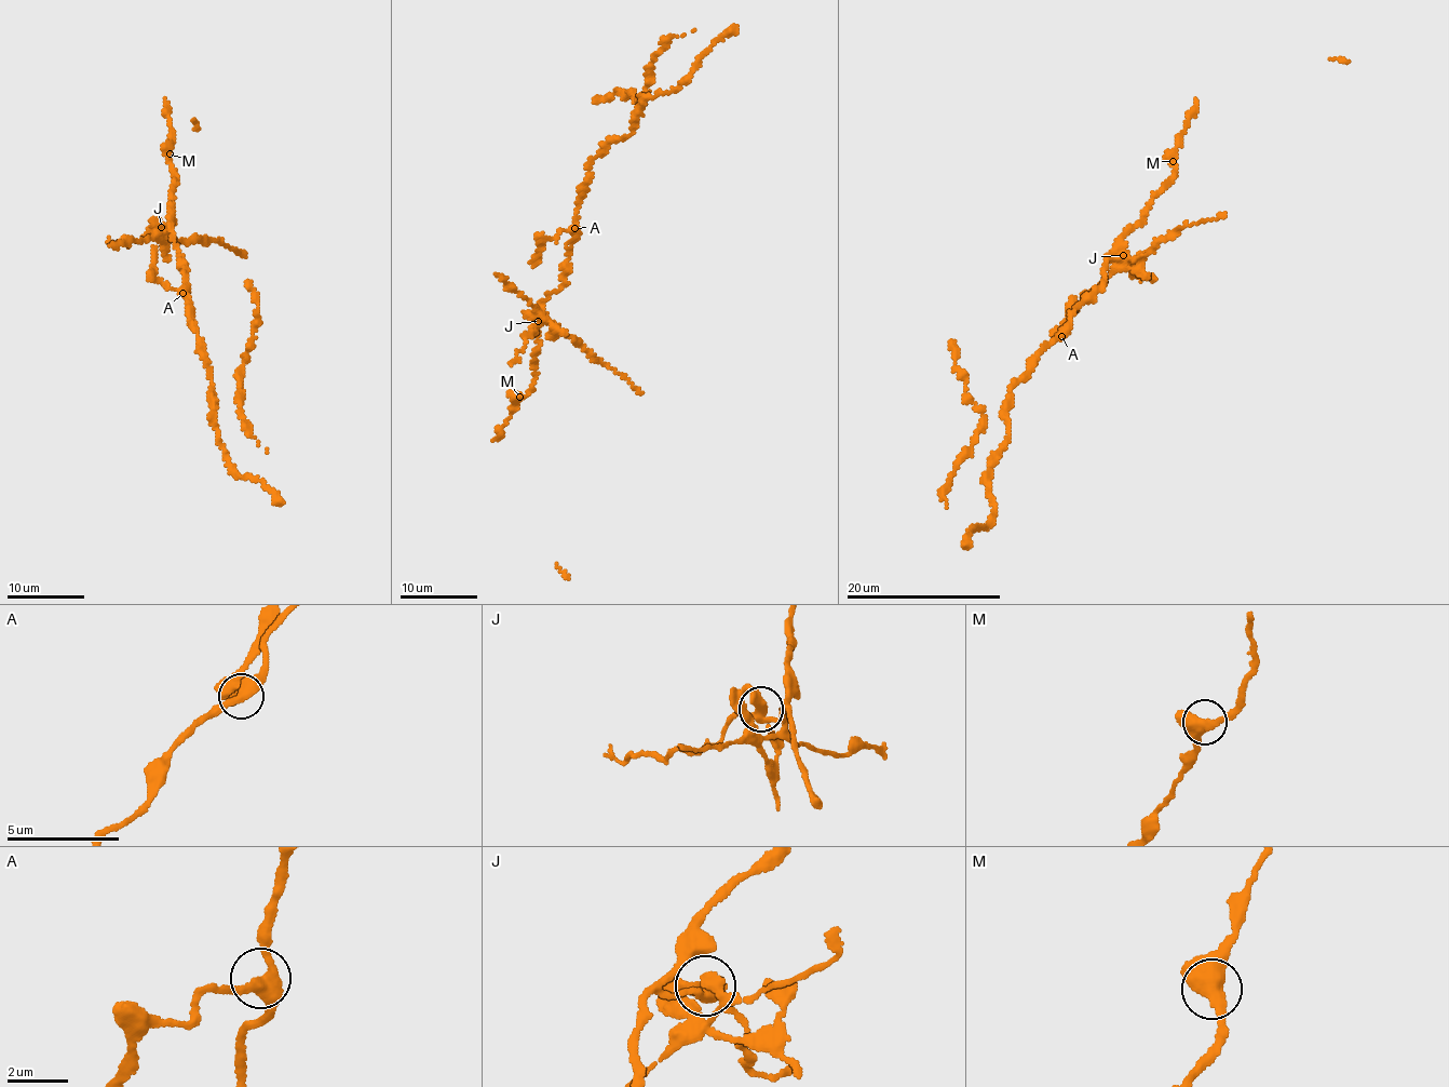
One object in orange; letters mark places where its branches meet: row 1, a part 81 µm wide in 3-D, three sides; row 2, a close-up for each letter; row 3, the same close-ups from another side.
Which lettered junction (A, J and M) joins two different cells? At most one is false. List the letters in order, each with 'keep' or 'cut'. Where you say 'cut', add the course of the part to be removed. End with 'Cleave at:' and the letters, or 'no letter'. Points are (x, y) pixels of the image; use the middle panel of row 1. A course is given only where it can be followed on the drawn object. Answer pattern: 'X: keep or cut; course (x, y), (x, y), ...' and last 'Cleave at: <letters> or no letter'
A: keep
J: cut; course (538, 321), (547, 319), (576, 338), (593, 358), (607, 363), (642, 392)
M: keep
Cleave at: J

